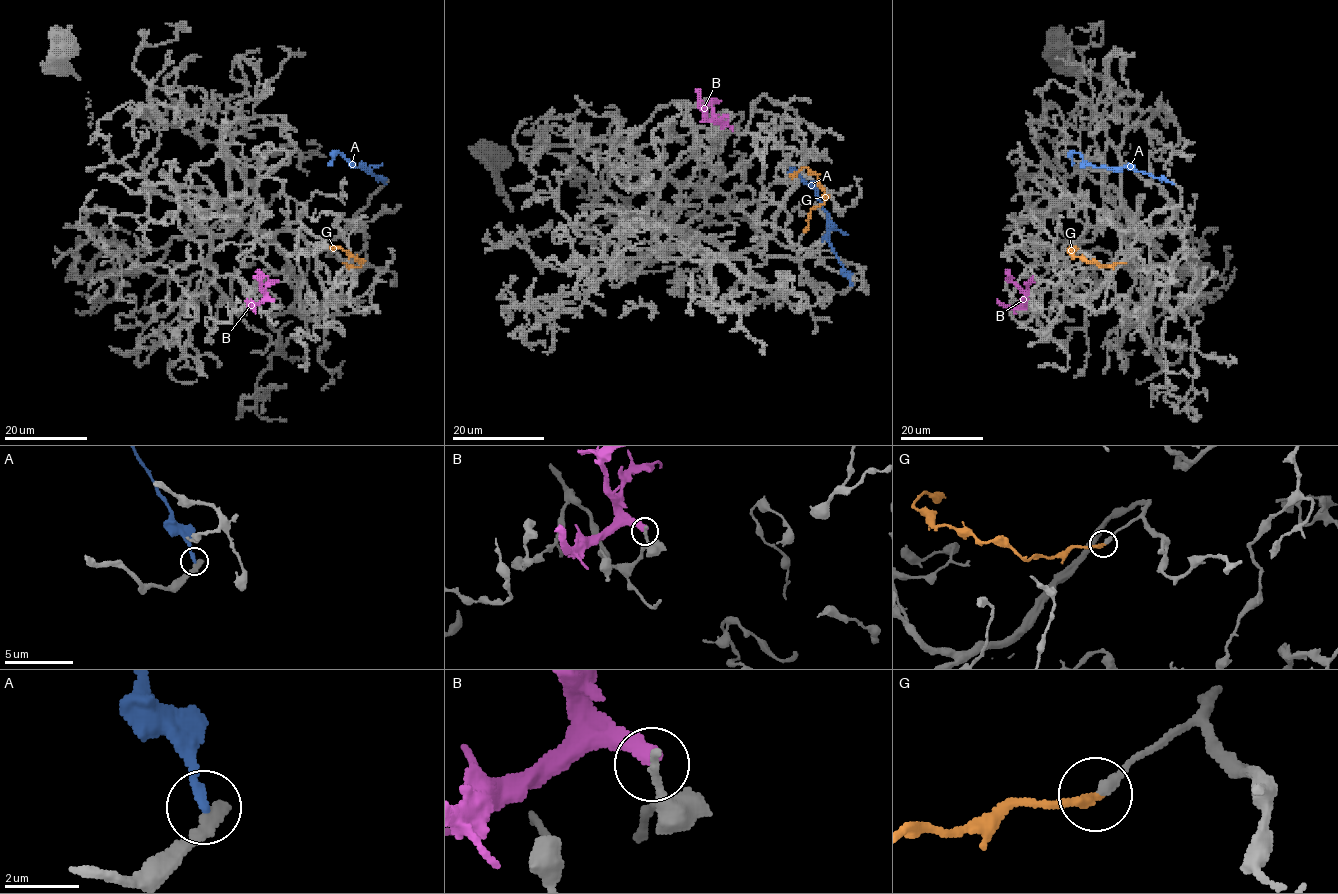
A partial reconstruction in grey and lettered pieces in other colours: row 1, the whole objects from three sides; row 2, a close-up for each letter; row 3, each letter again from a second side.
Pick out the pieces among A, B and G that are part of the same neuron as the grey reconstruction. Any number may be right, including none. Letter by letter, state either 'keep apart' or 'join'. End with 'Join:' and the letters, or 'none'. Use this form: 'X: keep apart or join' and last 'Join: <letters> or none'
A: keep apart
B: keep apart
G: join
Join: G

